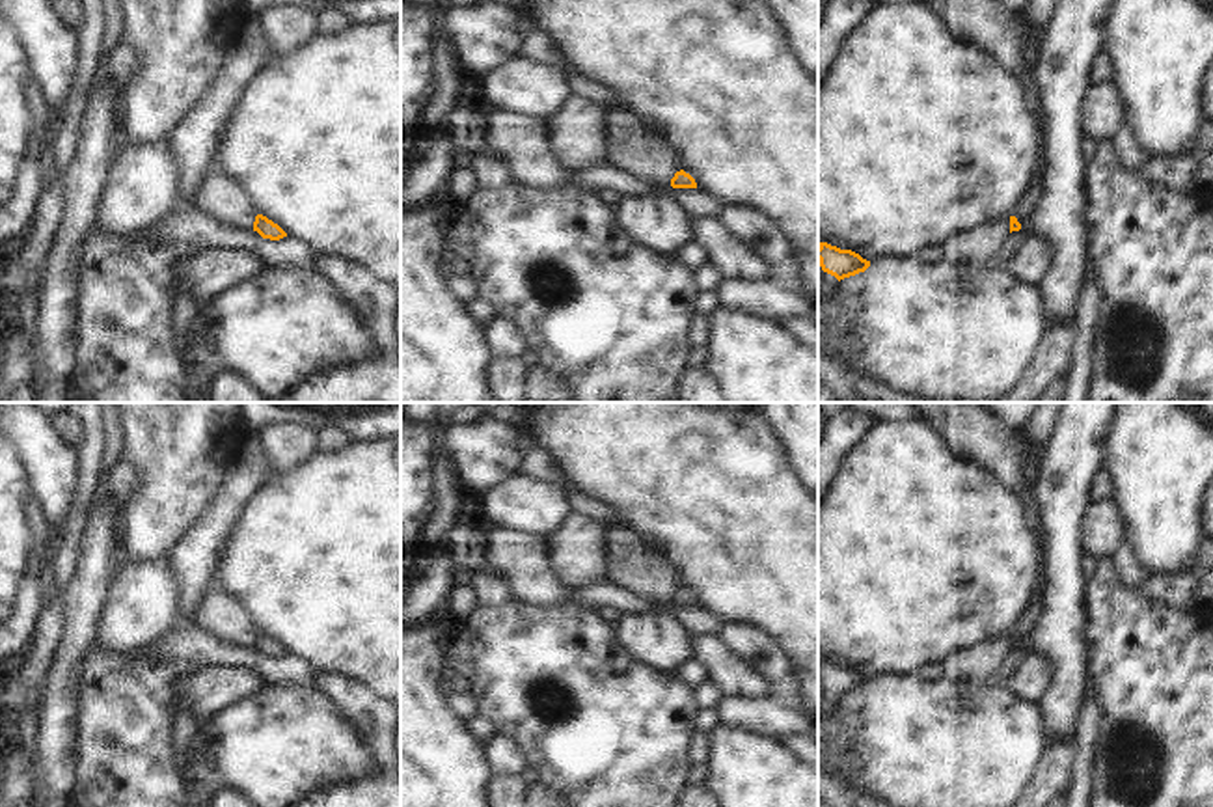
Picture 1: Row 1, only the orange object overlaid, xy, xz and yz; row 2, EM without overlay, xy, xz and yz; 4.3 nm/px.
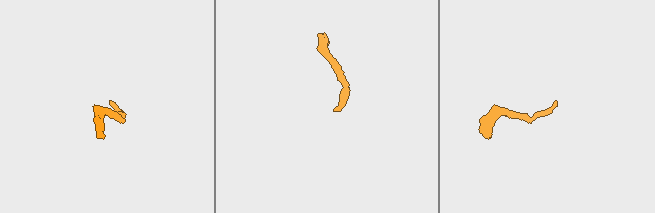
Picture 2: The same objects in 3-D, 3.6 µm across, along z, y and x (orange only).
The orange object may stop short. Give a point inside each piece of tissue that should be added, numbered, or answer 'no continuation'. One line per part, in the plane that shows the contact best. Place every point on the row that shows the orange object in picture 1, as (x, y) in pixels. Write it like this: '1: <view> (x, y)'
no continuation

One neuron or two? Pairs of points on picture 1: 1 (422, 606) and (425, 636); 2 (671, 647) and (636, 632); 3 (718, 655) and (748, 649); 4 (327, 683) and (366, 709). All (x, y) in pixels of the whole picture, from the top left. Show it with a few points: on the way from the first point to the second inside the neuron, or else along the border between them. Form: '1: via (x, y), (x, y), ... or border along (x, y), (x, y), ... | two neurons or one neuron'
1: border along (440, 615), (429, 617), (420, 625) | two neurons
2: via (662, 642), (645, 636) | one neuron
3: border along (714, 634), (733, 655), (766, 679) | two neurons
4: via (336, 688), (356, 703) | one neuron

